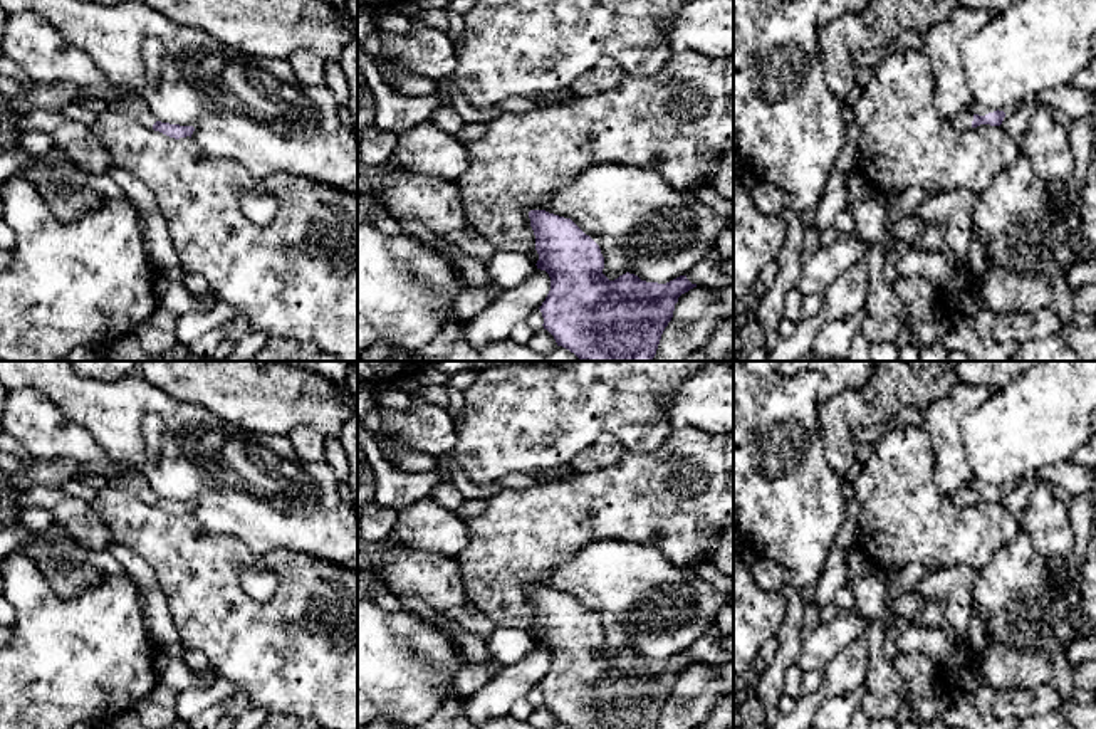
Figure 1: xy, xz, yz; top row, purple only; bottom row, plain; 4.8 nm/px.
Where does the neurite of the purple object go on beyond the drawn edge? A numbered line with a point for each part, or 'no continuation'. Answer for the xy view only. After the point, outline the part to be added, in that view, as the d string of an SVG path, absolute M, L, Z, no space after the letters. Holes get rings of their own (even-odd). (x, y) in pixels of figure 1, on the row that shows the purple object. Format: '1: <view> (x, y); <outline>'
1: xy (131, 104); M128 94L123 99L104 101L104 102L107 109L124 113L148 129L153 129L153 124L156 123L156 118L151 114L146 102L136 94Z

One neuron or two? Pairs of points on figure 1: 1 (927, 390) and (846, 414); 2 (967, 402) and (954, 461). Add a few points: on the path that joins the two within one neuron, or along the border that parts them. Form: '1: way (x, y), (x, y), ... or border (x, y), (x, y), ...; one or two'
1: way (907, 390), (888, 390), (866, 407); one
2: way (952, 417), (952, 445); one

